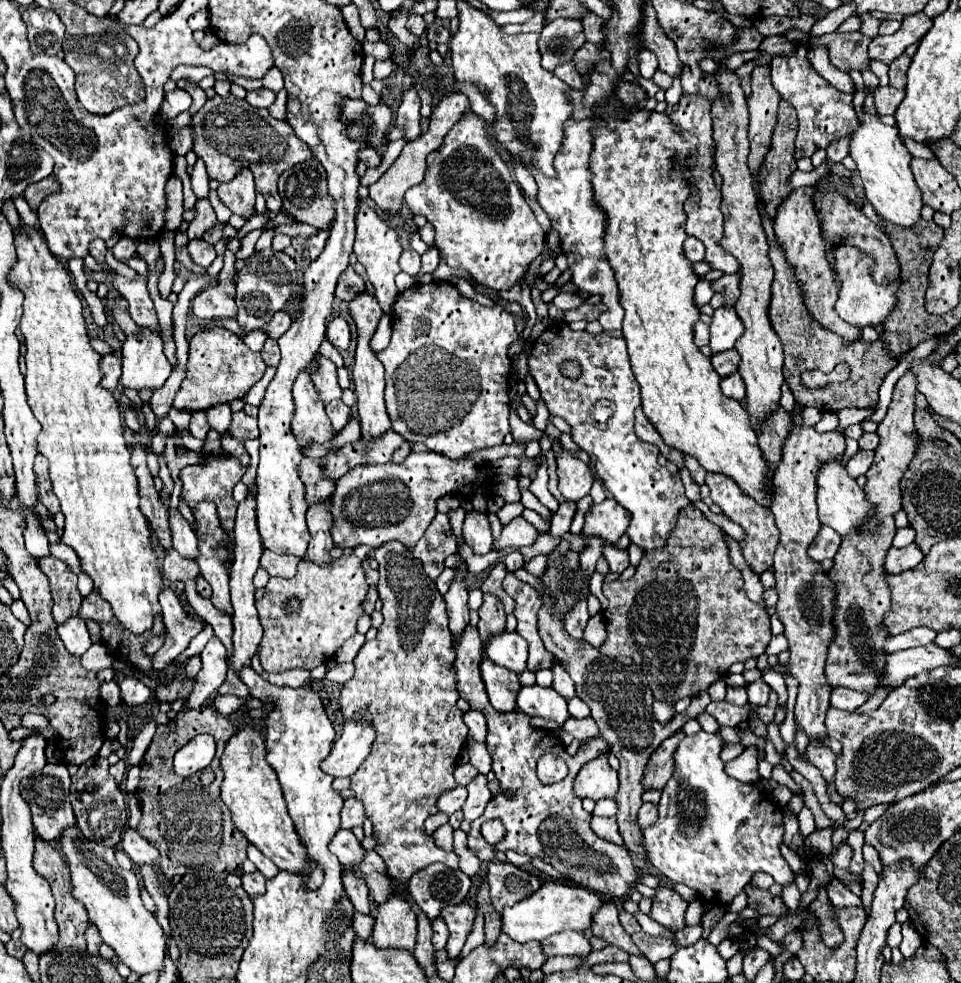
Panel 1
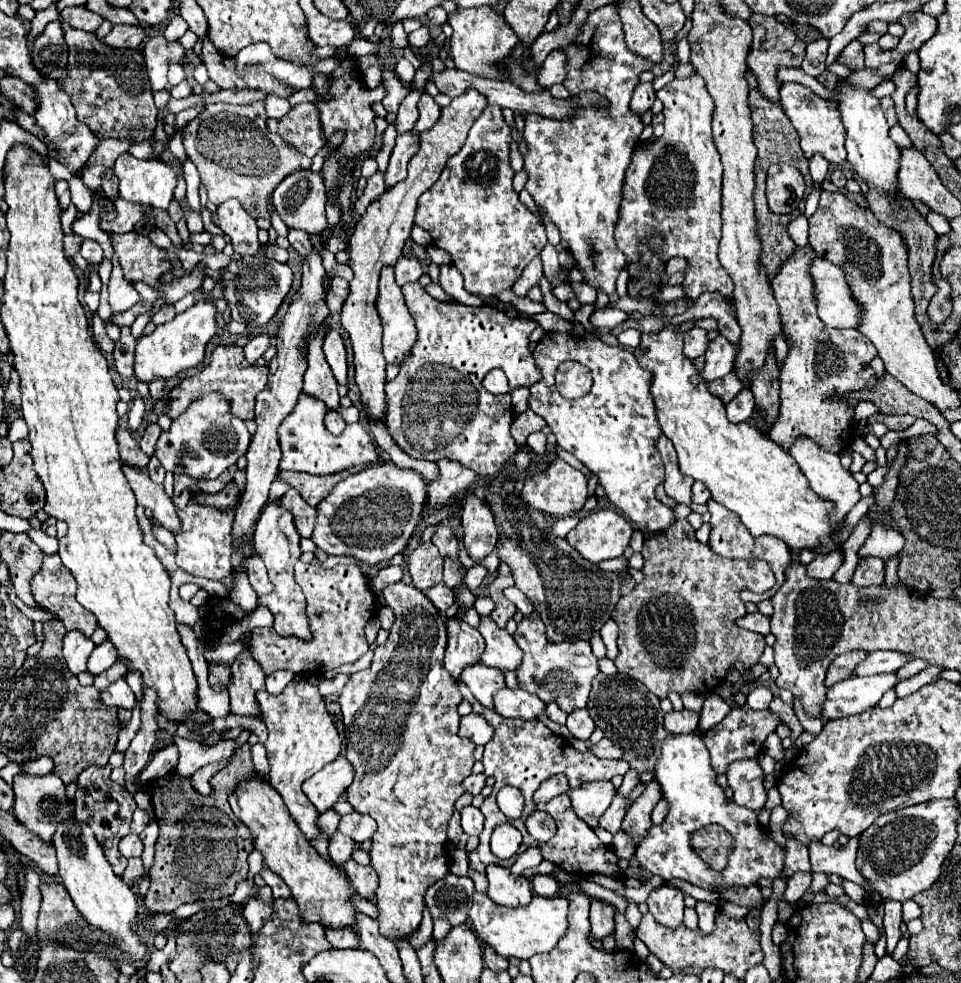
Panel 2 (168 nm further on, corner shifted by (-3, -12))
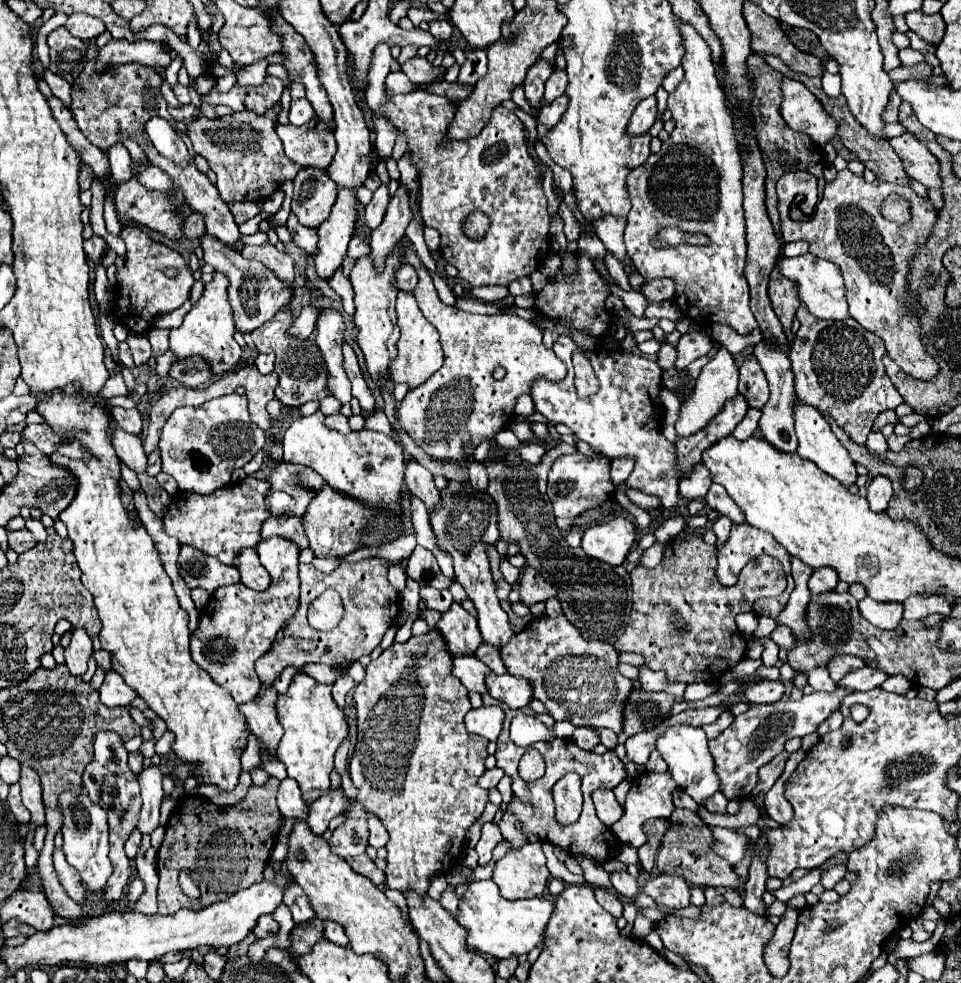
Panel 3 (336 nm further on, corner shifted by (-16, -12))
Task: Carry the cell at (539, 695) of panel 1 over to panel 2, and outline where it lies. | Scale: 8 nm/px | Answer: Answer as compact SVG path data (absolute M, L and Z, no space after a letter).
M503 687L495 693L495 711L511 719L535 719L539 713L545 713L545 703L523 689Z

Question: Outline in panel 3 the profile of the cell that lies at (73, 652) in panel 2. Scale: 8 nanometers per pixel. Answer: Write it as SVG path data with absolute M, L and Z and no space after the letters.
M74 629L72 639L68 649L64 651L66 655L66 665L72 675L84 675L88 671L88 661L94 653L92 639L84 629Z

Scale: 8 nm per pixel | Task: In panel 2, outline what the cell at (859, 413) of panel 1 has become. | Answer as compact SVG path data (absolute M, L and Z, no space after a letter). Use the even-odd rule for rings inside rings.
M876 413L867 419L868 423L881 422L887 426L889 430L902 431L906 430L915 422L916 418L912 415L884 415ZM870 419L870 420L869 420ZM870 421L870 422L869 422Z

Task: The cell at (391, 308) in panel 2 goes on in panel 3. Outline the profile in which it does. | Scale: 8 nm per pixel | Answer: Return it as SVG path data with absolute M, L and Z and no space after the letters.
M400 291L396 301L396 313L398 313L398 327L400 327L400 341L398 341L398 355L392 363L392 381L394 383L408 383L410 389L426 381L436 369L440 369L444 355L442 347L438 343L436 327L426 321L426 317L420 313L418 303L410 291Z

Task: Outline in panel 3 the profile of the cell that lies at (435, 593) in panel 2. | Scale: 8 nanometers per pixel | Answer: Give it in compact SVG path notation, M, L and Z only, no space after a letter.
M422 587L420 589L422 599L426 601L426 607L430 609L438 609L438 611L448 611L450 605L454 603L452 593L448 589L434 589L434 587Z

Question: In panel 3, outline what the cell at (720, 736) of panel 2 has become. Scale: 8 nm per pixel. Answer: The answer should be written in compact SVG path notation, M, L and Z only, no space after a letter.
M838 687L836 691L832 693L826 693L826 691L814 691L812 695L804 695L800 701L792 701L792 699L780 699L772 705L750 705L750 709L742 715L738 715L734 719L734 723L722 733L718 735L716 739L710 741L710 753L714 755L714 761L716 761L716 773L720 777L720 791L728 797L728 799L746 799L750 795L750 791L754 789L756 781L758 781L758 769L762 765L766 765L768 761L772 761L782 749L784 749L784 743L790 739L790 737L804 737L812 731L816 731L816 727L826 721L834 711L840 711L840 705L844 701L846 695L850 695L852 691L850 689L844 689L844 687Z

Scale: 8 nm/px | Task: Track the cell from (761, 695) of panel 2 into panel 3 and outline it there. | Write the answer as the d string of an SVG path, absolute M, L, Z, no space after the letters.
M760 679L754 681L744 689L744 697L750 703L756 705L768 705L780 701L784 695L784 683L782 681L770 681L770 679Z

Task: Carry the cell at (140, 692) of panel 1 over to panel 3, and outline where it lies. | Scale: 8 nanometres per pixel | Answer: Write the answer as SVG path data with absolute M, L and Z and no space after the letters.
M114 671L106 673L106 679L100 687L100 701L106 707L128 707L138 695L132 691L132 687L124 685L122 677Z

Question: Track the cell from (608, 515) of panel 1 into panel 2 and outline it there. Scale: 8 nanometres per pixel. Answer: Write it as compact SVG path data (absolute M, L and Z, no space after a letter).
M595 511L585 515L579 525L569 531L567 541L587 561L599 563L615 559L629 545L633 525L617 511Z

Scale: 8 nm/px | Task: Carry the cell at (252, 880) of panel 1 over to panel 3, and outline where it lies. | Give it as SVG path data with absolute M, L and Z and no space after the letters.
M262 915L252 931L254 931L254 935L258 939L264 939L264 937L268 937L268 935L272 935L272 933L278 931L278 923L272 919L272 915Z

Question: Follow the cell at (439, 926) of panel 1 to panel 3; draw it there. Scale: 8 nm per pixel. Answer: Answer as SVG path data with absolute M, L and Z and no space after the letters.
M448 887L448 889L442 893L440 903L442 903L442 907L444 907L448 913L452 913L454 917L458 917L458 899L456 899L456 895L454 895L454 887Z

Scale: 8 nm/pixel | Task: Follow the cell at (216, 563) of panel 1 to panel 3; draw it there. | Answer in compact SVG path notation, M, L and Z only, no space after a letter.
M250 475L240 483L220 487L208 495L180 491L172 497L168 513L162 519L164 529L182 545L200 549L204 555L216 557L224 565L234 565L242 549L246 549L248 545L258 545L260 541L260 527L264 519L270 517L266 503L268 493L270 483Z

